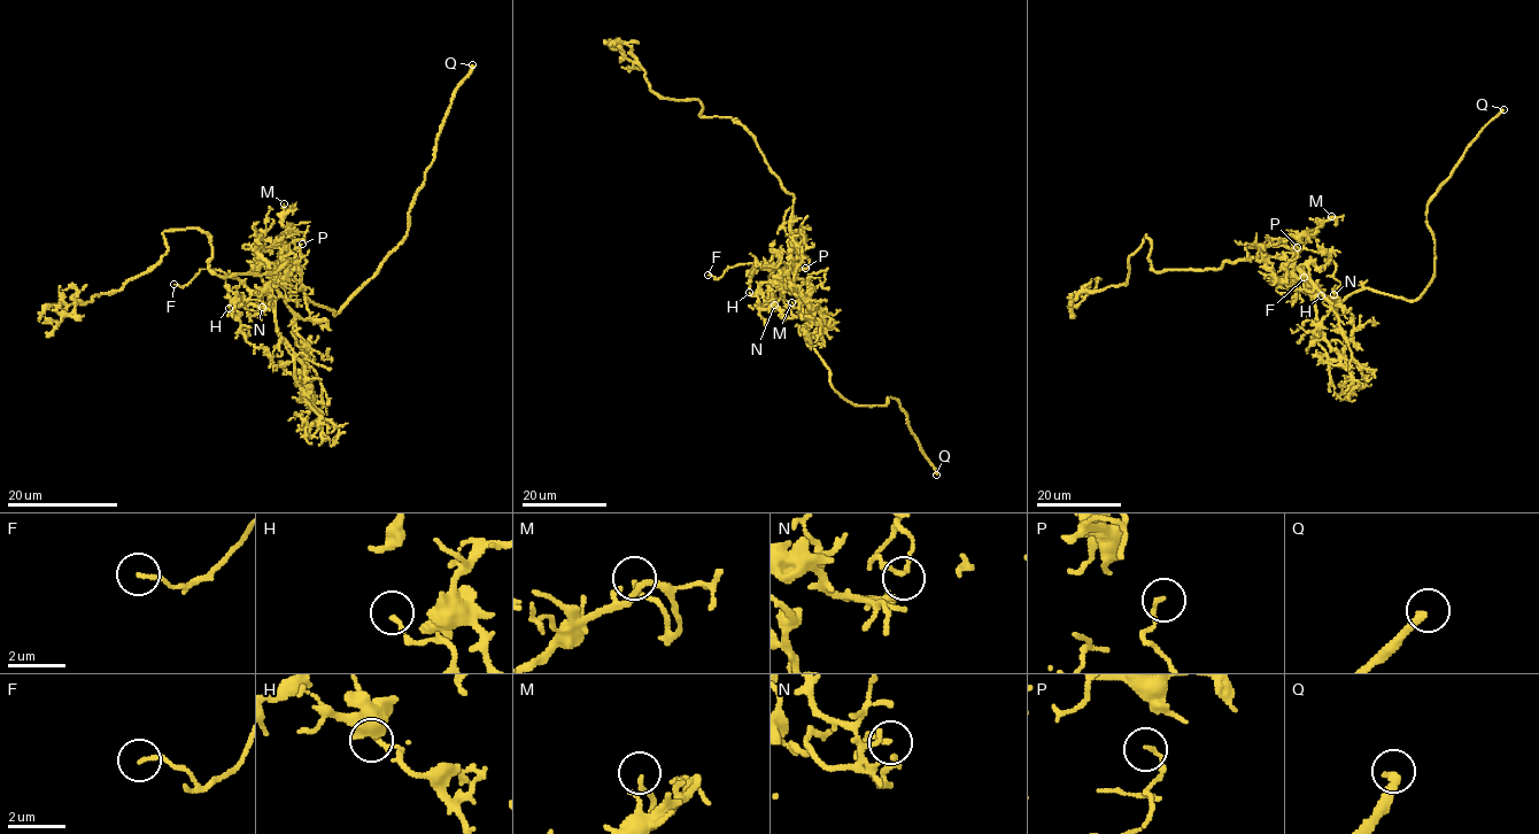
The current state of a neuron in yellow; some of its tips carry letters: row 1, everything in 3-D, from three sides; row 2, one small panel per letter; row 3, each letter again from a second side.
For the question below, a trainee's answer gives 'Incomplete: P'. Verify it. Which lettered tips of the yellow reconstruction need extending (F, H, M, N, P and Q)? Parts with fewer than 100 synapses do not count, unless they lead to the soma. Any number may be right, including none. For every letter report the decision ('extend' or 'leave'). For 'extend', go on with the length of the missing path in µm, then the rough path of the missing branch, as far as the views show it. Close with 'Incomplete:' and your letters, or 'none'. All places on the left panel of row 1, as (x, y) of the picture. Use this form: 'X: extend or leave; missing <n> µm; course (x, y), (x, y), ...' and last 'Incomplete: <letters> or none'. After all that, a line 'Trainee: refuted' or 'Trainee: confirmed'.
F: leave
H: leave
M: leave
N: leave
P: leave
Q: extend; missing 30 µm
Incomplete: Q
Trainee: refuted

